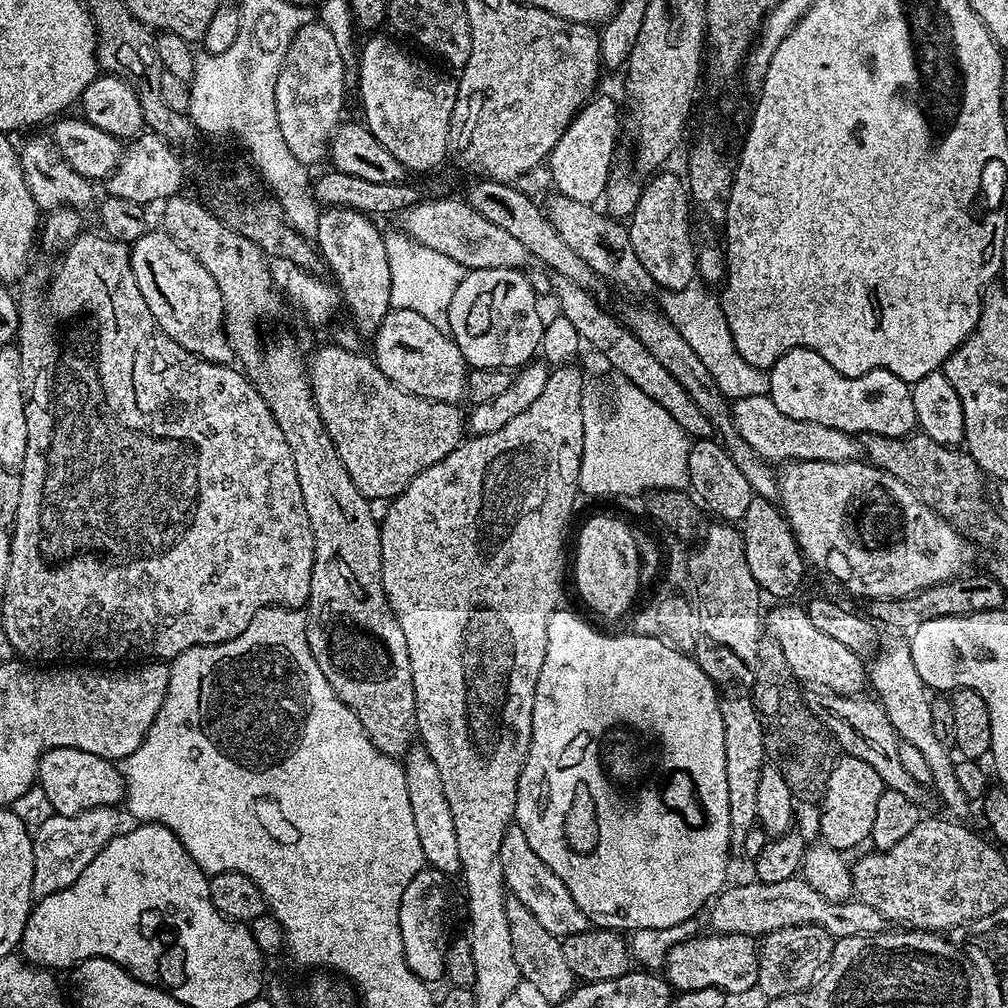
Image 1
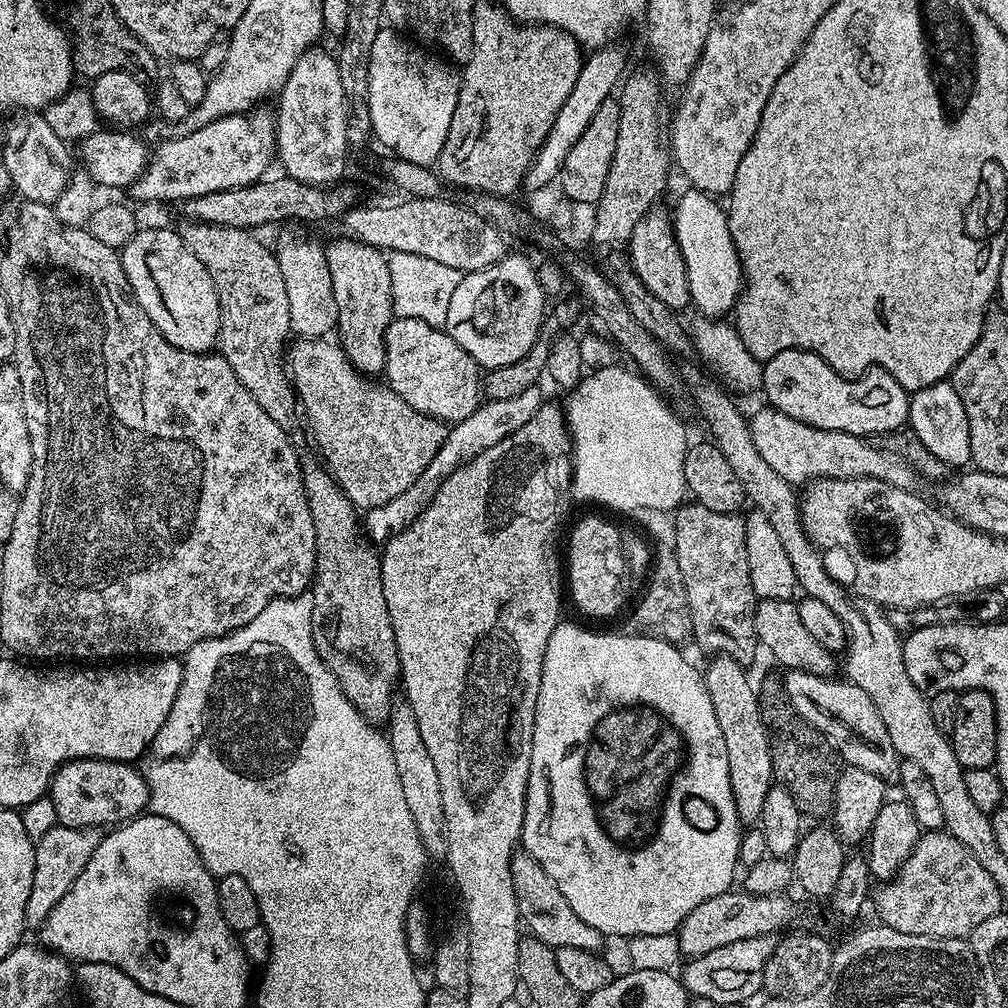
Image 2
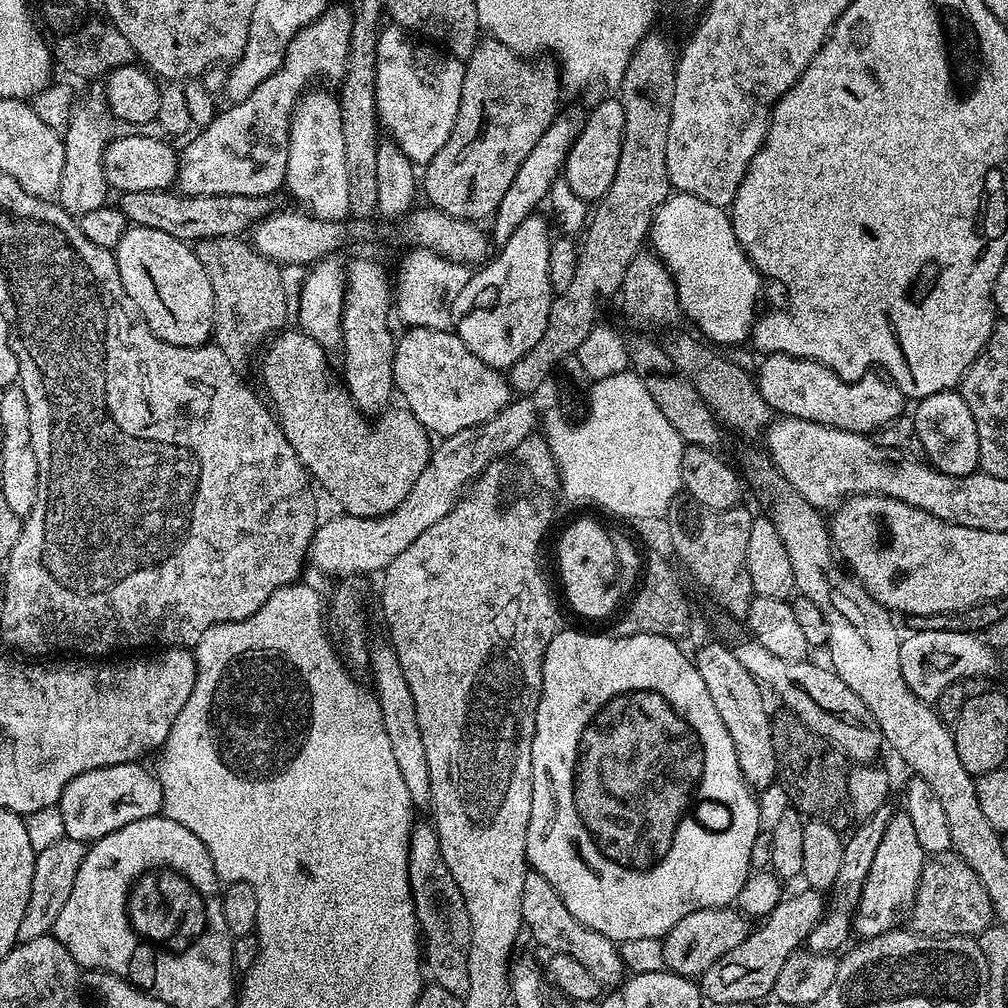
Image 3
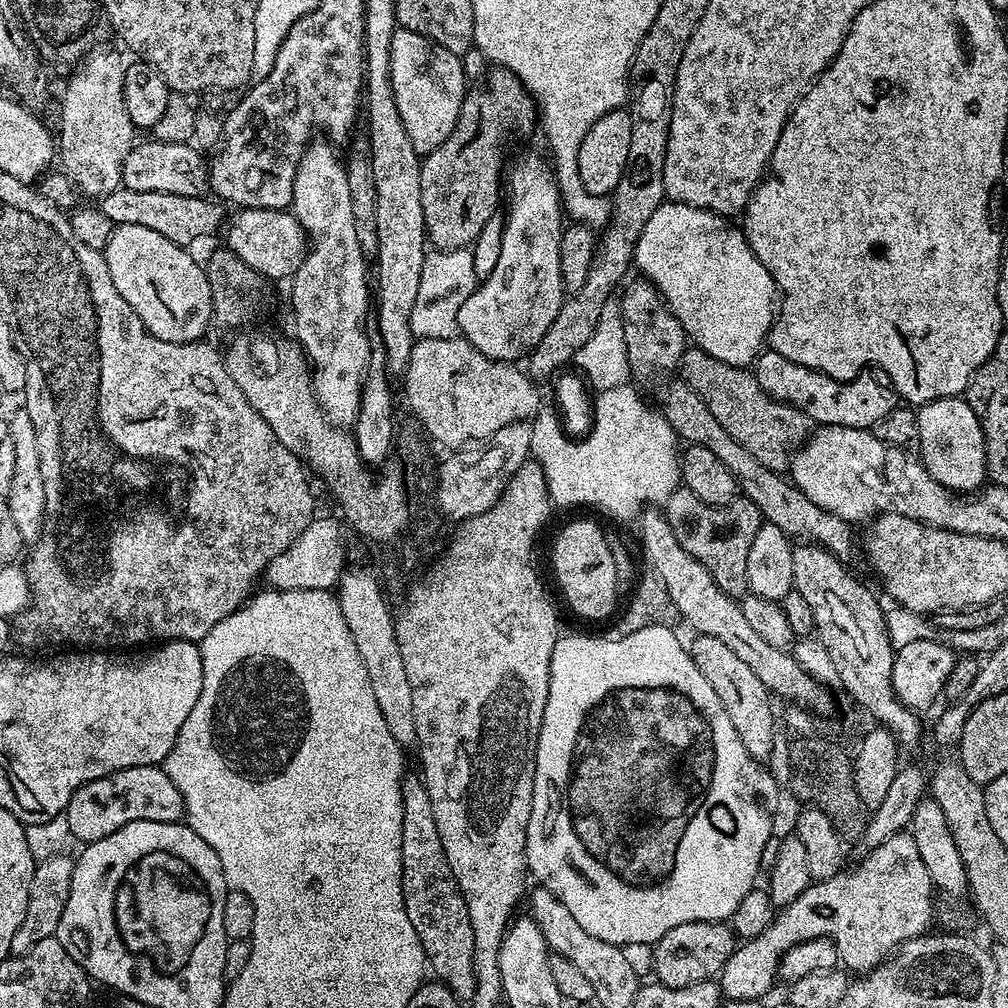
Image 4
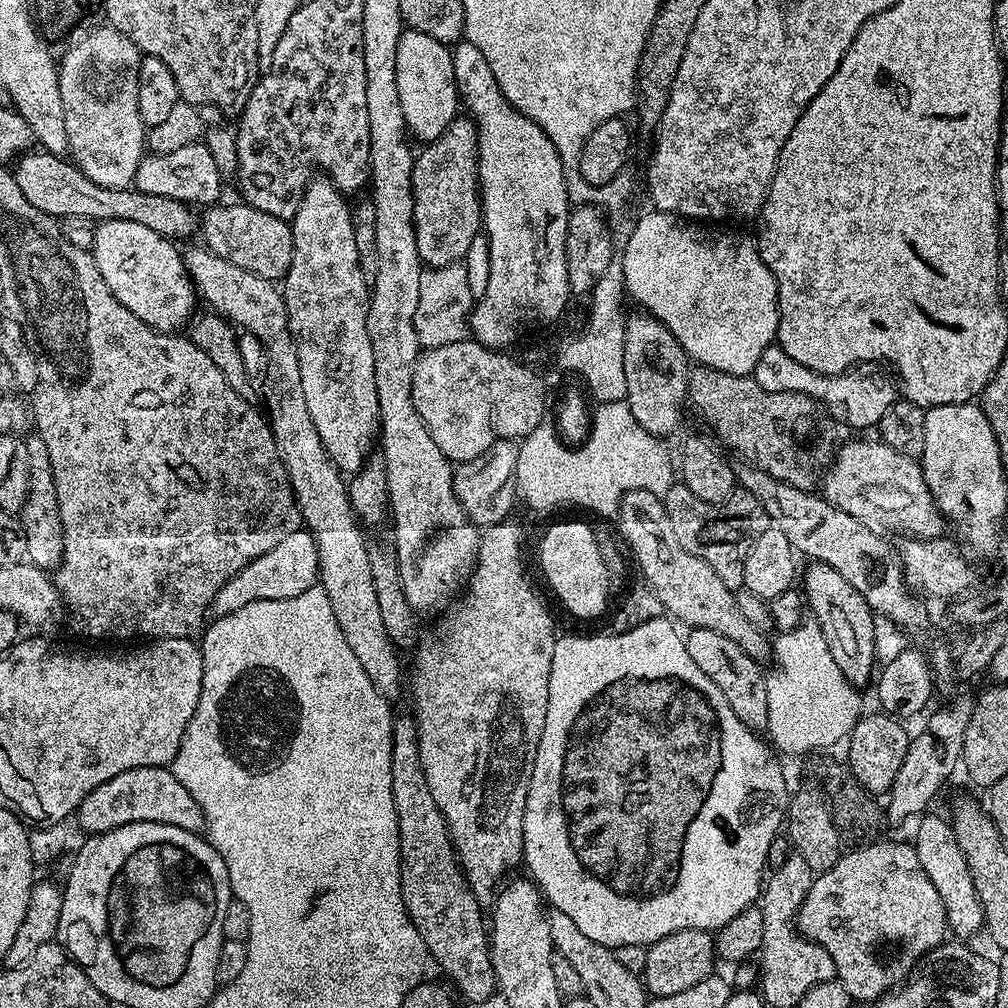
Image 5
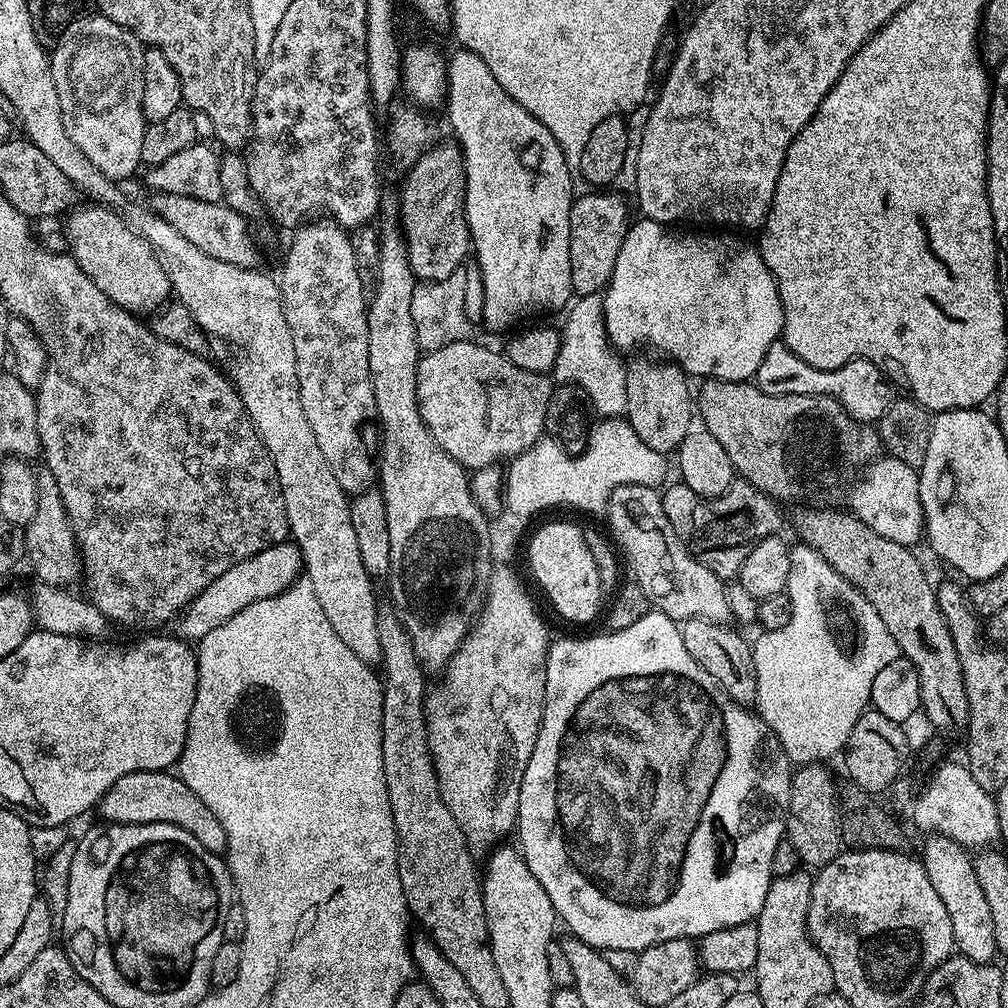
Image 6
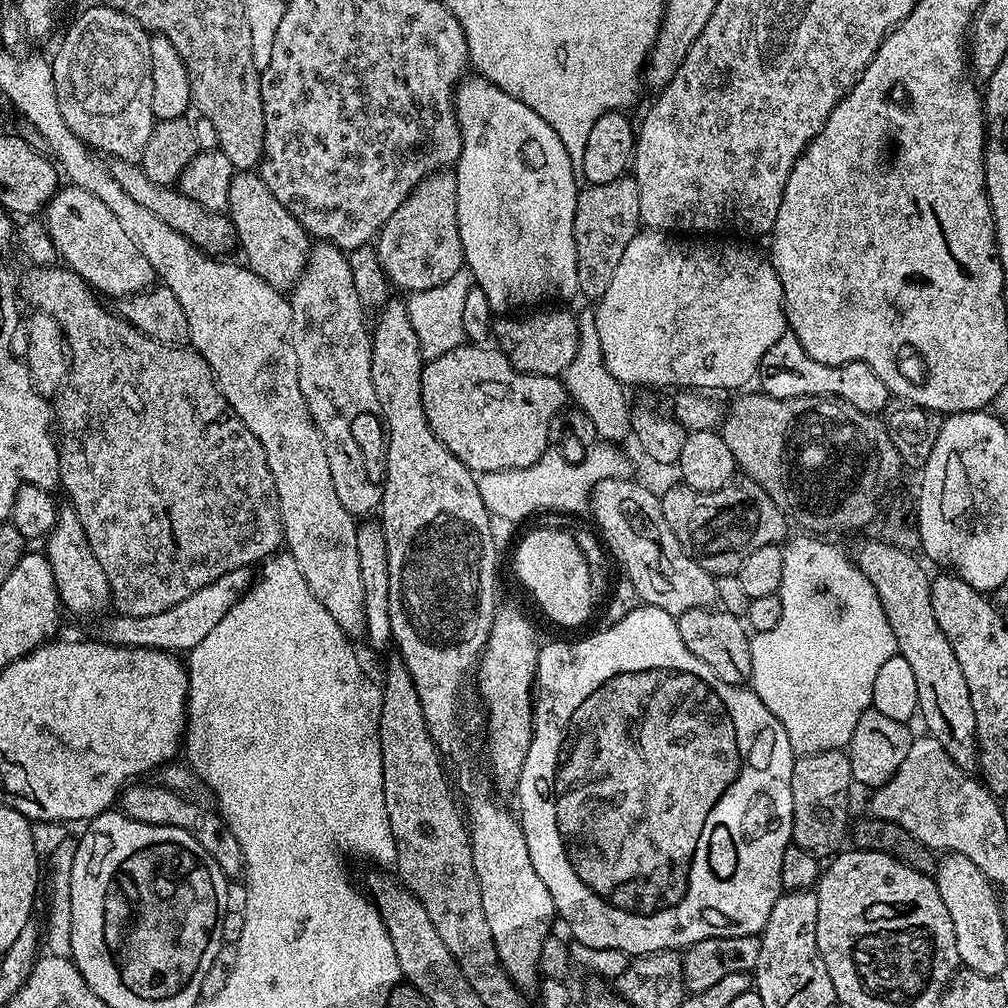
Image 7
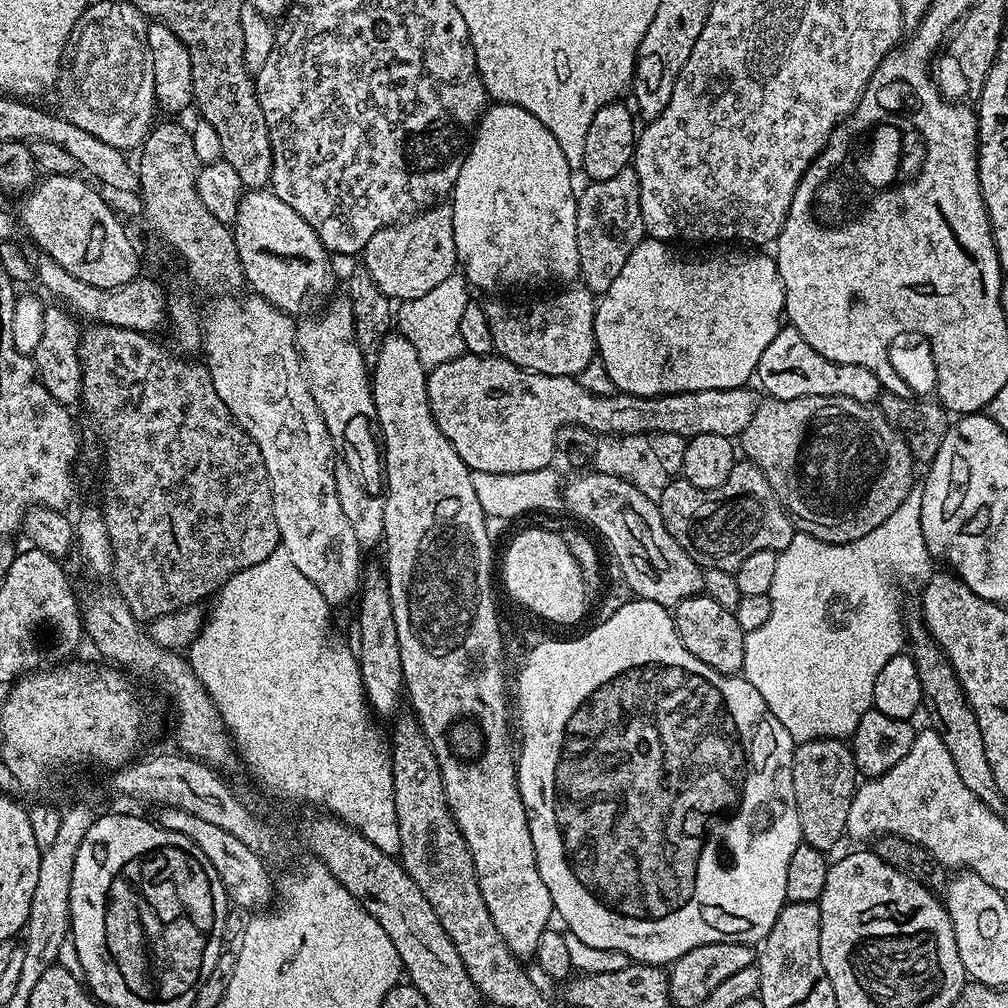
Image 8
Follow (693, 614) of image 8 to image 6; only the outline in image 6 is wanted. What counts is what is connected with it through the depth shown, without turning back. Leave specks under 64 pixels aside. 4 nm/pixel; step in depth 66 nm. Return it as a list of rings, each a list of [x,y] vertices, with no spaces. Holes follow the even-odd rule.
[[[702,618],[683,621],[680,633],[686,650],[690,650],[690,658],[697,660],[732,700],[745,706],[755,705],[756,667],[752,657],[753,645],[749,641],[747,644],[728,624],[715,624]]]

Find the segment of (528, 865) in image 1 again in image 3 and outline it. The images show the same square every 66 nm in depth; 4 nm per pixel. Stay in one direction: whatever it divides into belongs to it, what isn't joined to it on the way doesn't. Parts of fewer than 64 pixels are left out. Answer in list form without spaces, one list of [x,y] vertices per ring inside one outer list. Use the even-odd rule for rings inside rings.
[[[529,870],[526,874],[526,882],[522,882],[522,918],[524,919],[523,927],[529,932],[538,943],[552,954],[566,954],[574,958],[574,962],[582,962],[586,970],[601,986],[616,986],[625,979],[626,969],[617,941],[606,938],[594,930],[590,930],[558,898],[554,886],[542,878],[542,874]]]

